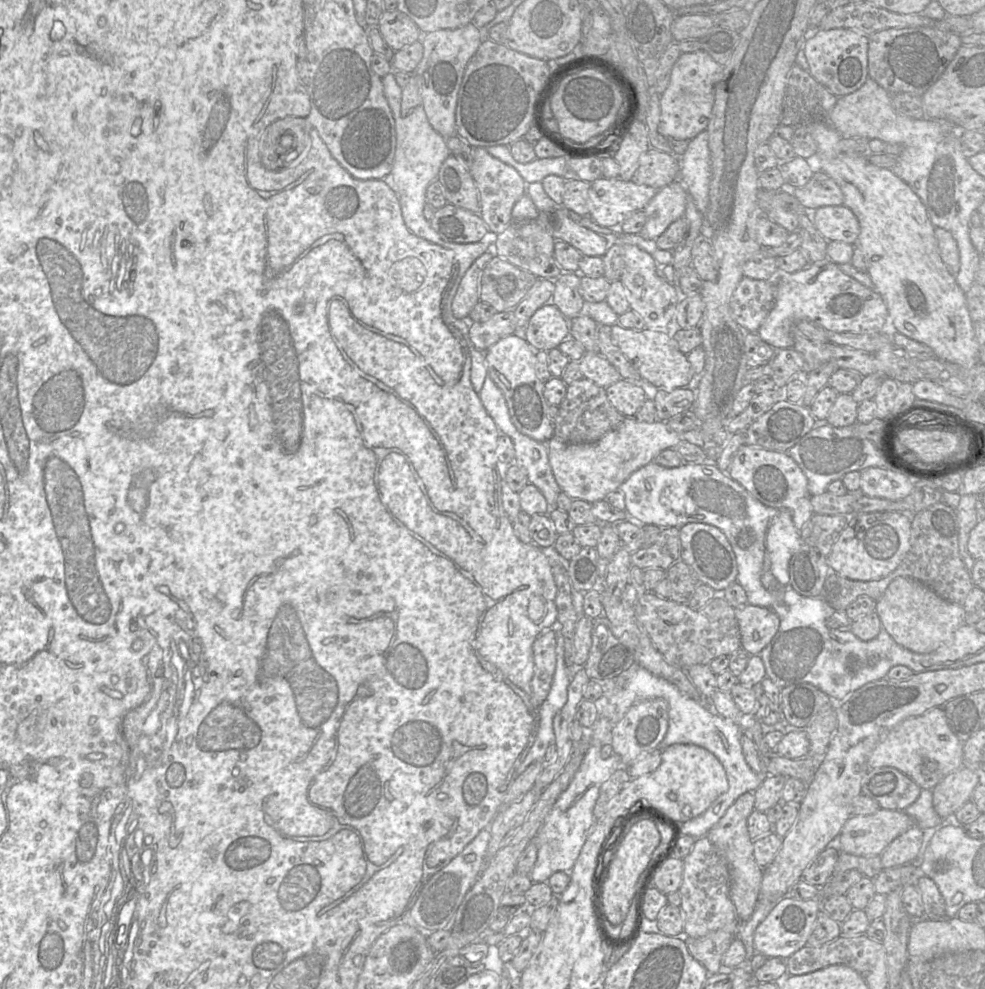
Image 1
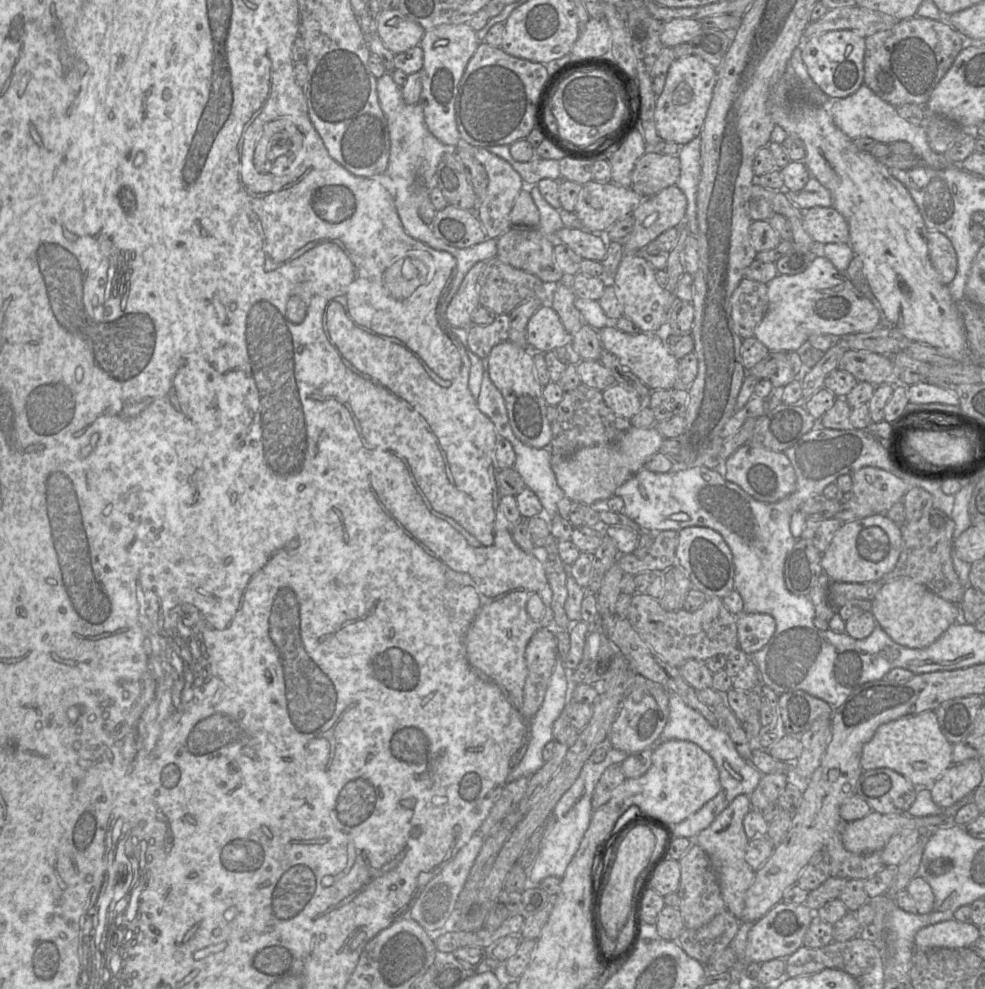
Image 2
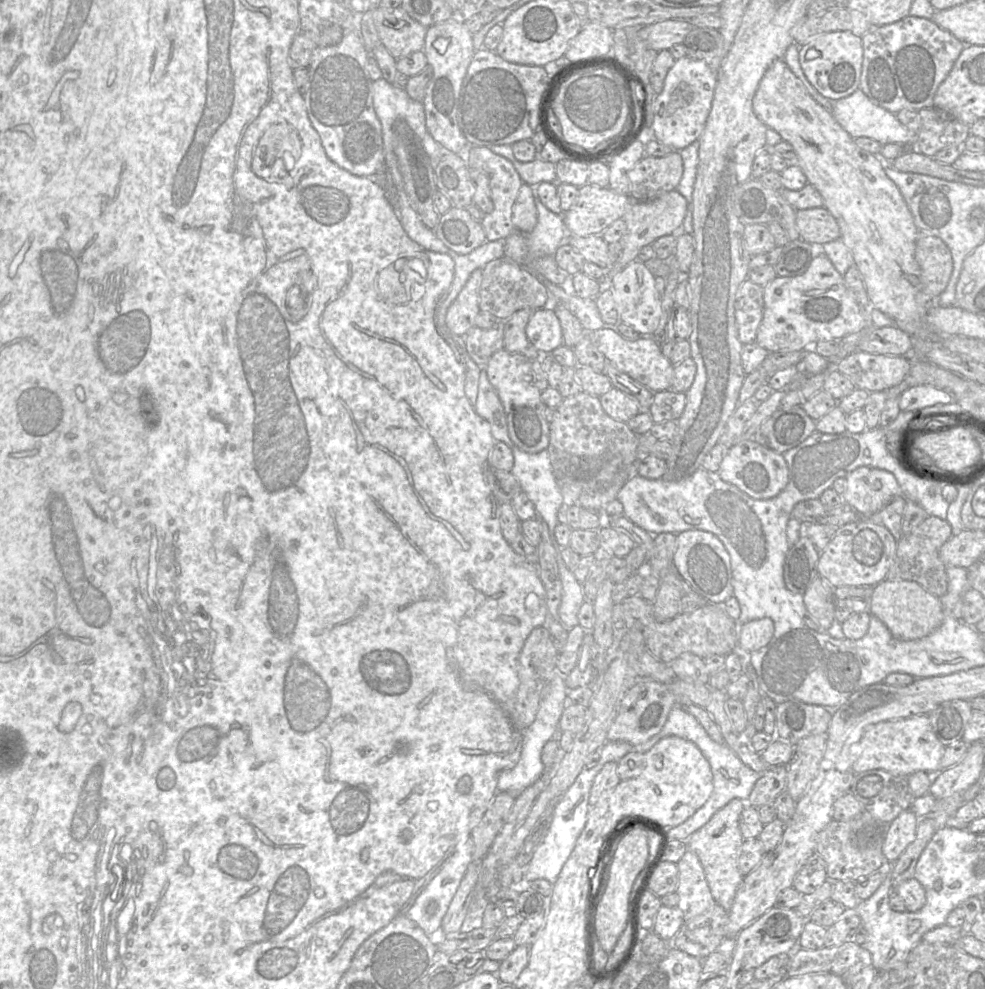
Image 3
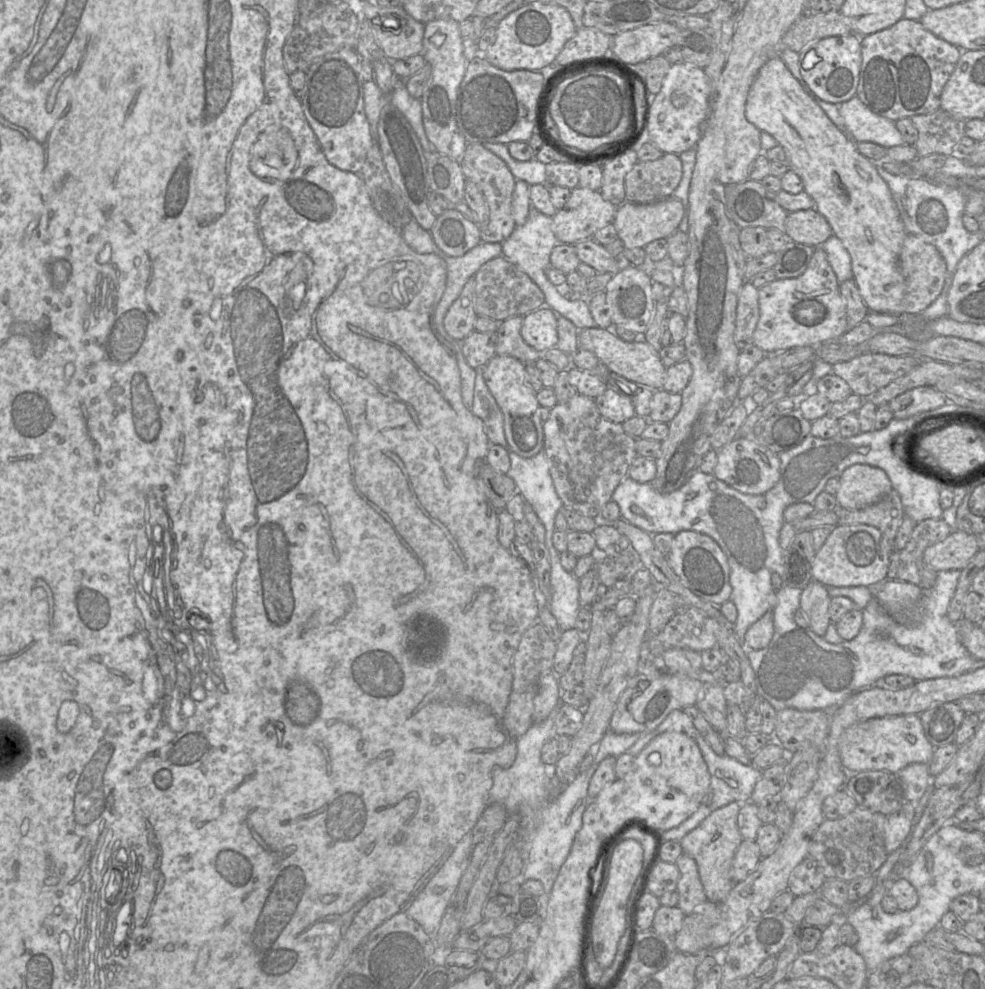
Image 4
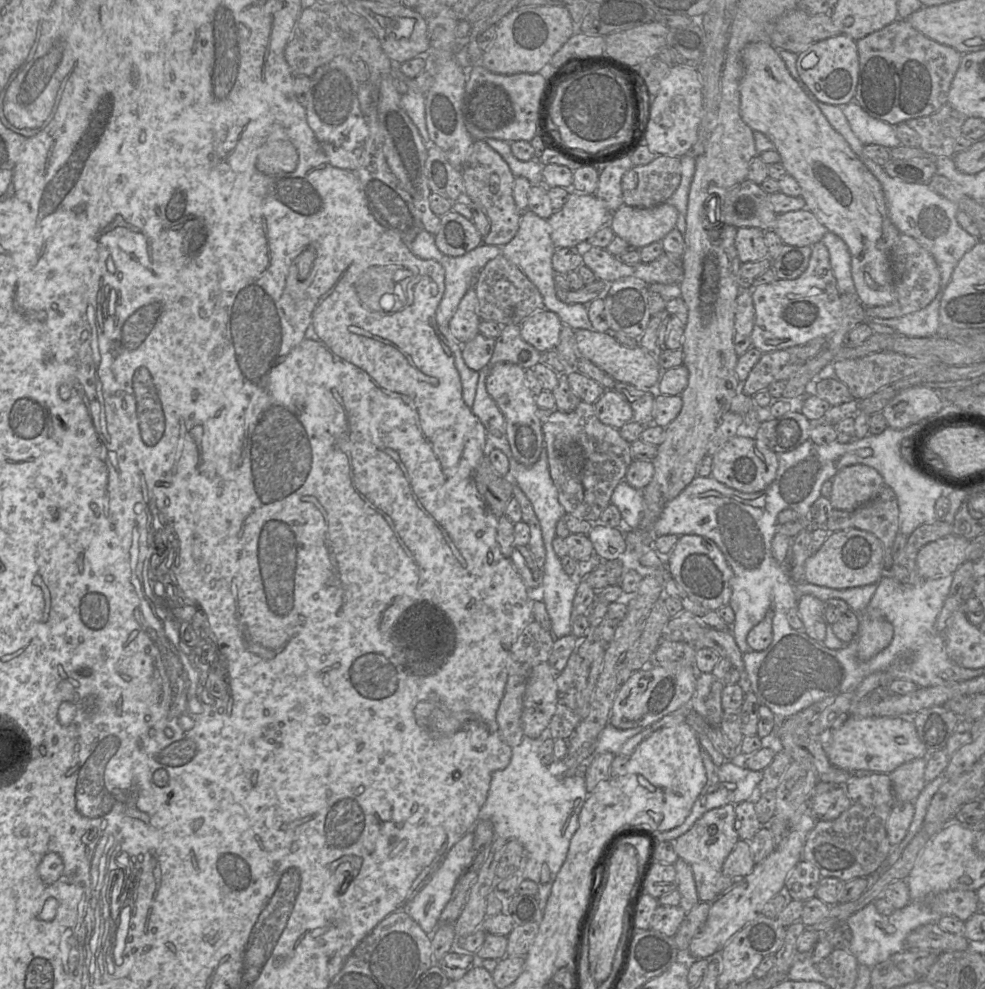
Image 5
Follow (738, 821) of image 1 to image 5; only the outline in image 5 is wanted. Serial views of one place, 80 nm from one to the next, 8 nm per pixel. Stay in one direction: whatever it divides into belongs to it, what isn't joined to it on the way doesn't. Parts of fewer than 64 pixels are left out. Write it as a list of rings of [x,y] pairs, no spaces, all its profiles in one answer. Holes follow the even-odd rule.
[[[734,804],[711,809],[705,812],[686,833],[673,841],[678,857],[692,868],[700,902],[712,903],[721,895],[723,863],[740,839],[735,830],[735,820]]]

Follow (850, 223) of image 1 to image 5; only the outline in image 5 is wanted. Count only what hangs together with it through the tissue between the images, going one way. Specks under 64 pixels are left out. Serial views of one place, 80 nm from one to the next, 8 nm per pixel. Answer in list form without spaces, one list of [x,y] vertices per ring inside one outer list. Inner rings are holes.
[[[807,208],[778,214],[774,229],[768,231],[775,232],[782,240],[783,244],[796,247],[812,247],[815,243],[820,242],[828,232],[827,228],[822,225],[815,215]]]

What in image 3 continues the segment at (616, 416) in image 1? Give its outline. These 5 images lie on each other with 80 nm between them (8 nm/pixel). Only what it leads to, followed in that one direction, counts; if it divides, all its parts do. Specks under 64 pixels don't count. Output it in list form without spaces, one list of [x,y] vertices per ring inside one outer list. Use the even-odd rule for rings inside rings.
[[[584,391],[564,398],[555,409],[549,424],[550,442],[547,451],[553,474],[557,479],[563,501],[568,506],[579,505],[588,510],[602,513],[603,508],[617,498],[617,491],[636,474],[639,436],[625,422],[611,418],[602,408],[599,397]]]

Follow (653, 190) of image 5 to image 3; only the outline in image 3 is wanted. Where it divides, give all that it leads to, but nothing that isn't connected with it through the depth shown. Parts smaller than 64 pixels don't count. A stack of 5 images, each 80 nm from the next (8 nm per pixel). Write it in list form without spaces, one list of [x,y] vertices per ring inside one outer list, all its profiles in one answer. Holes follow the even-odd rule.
[[[679,151],[663,157],[642,157],[628,172],[629,196],[633,201],[653,200],[675,190],[683,174]]]

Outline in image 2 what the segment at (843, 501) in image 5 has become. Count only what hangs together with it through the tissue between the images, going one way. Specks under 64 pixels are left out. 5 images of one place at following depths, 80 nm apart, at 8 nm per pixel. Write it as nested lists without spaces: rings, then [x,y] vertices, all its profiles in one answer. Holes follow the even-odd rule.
[[[866,466],[849,474],[852,489],[847,497],[868,506],[874,514],[885,514],[909,490],[901,478],[877,467]]]

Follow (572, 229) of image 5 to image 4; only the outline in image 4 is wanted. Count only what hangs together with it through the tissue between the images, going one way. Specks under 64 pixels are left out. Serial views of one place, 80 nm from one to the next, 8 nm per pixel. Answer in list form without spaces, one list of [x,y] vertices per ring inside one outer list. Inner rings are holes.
[[[576,187],[566,204],[552,216],[553,231],[558,243],[575,244],[592,238],[595,232],[612,223],[619,205],[607,200],[600,191]]]

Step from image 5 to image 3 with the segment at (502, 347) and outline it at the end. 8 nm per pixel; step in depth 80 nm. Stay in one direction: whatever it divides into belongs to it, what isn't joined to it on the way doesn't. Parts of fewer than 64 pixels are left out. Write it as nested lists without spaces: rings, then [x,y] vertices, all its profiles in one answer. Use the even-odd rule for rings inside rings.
[[[521,309],[504,322],[504,348],[511,353],[521,354],[533,361],[541,358],[541,354],[534,348],[526,336],[526,326],[532,312],[536,309]]]

